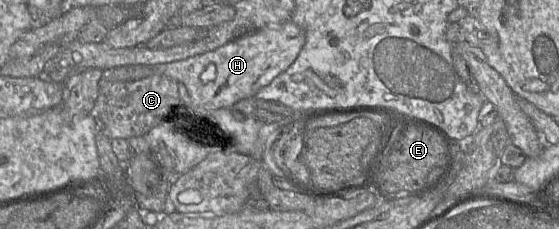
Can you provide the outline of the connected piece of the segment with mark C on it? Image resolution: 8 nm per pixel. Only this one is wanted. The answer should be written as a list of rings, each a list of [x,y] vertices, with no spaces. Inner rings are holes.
[[[153,74],[137,81],[129,81],[127,90],[130,103],[125,107],[110,105],[105,95],[98,95],[90,115],[95,119],[99,132],[109,139],[146,135],[153,127],[165,121],[169,113],[180,106],[179,82],[161,74]]]

